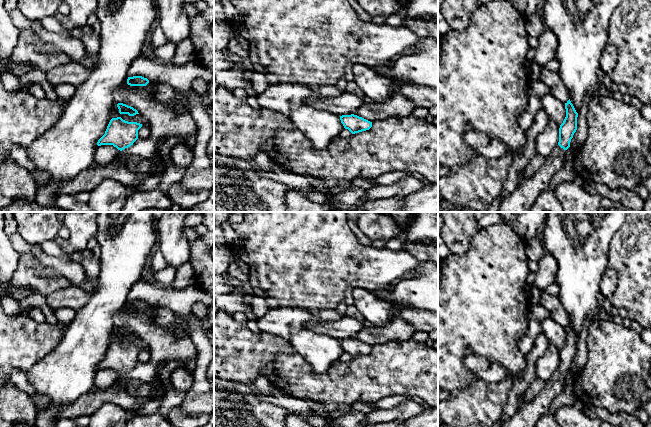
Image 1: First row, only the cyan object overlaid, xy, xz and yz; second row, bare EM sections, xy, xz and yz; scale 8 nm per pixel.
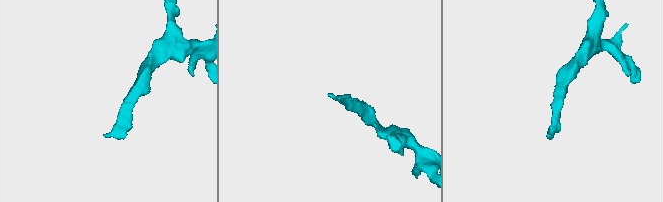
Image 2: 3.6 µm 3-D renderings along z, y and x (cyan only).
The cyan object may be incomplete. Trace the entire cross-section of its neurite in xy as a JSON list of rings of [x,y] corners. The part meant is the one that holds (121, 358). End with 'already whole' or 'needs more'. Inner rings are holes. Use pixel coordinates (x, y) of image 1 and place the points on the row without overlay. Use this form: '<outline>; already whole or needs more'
[[[121,341],[112,342],[107,350],[105,358],[98,364],[97,369],[113,369],[118,373],[121,386],[130,396],[135,398],[153,399],[155,394],[153,387],[155,382],[141,382],[139,380],[126,380],[123,378],[125,372],[130,371],[138,363],[138,354],[142,348],[128,346]]]; needs more

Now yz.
[[[570,323],[565,327],[566,341],[559,352],[559,366],[545,382],[543,389],[529,402],[523,403],[516,413],[501,427],[534,427],[539,418],[550,413],[551,405],[556,396],[564,389],[566,374],[577,354],[577,341]]]; needs more

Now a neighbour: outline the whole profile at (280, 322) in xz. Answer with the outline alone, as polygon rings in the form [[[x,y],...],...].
[[[269,308],[263,317],[257,319],[262,332],[281,337],[288,341],[294,329],[303,329],[310,321],[321,321],[303,308]]]

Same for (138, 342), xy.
[[[117,328],[112,334],[111,339],[112,339],[112,342],[121,341],[123,344],[128,345],[128,346],[137,346],[137,347],[140,347],[144,351],[149,350],[147,344],[141,338],[136,338],[134,340],[129,340],[128,338],[120,338]]]

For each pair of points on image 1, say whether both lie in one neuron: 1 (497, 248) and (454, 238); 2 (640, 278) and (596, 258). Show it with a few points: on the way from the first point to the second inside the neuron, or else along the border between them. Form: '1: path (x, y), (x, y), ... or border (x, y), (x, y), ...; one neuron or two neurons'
1: border (480, 230), (472, 238), (465, 253), (450, 255); two neurons
2: border (612, 240), (609, 246), (607, 266); two neurons

